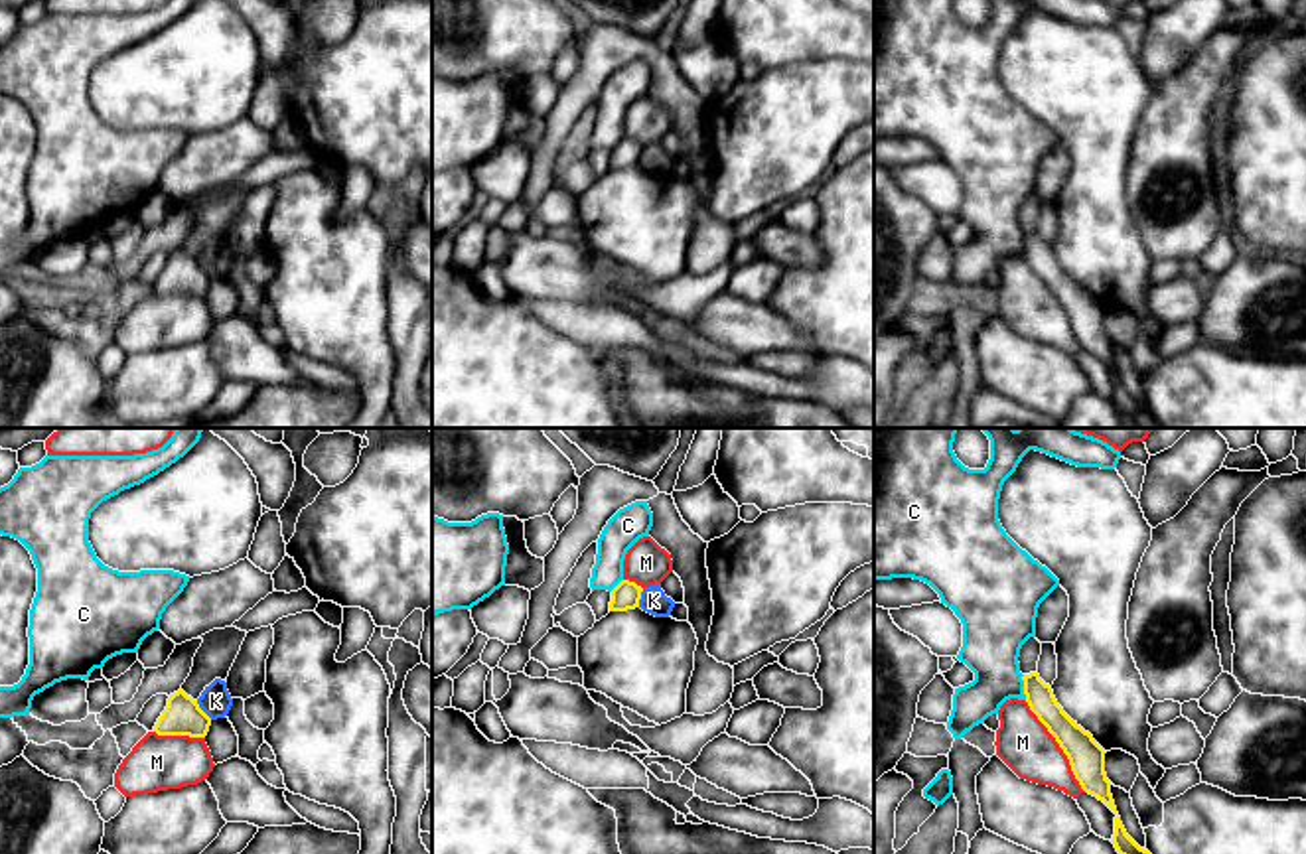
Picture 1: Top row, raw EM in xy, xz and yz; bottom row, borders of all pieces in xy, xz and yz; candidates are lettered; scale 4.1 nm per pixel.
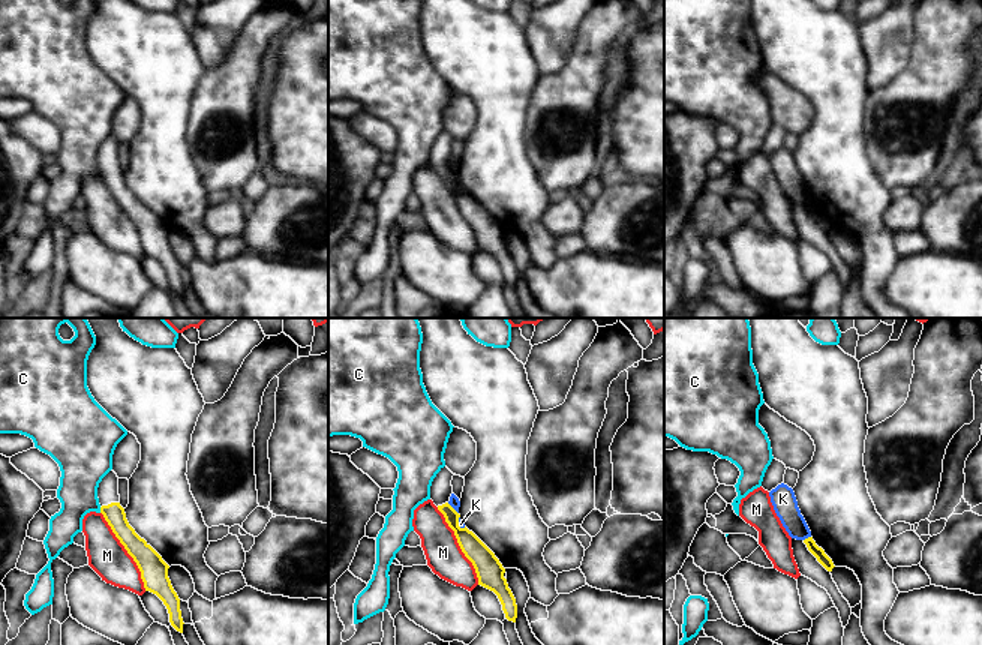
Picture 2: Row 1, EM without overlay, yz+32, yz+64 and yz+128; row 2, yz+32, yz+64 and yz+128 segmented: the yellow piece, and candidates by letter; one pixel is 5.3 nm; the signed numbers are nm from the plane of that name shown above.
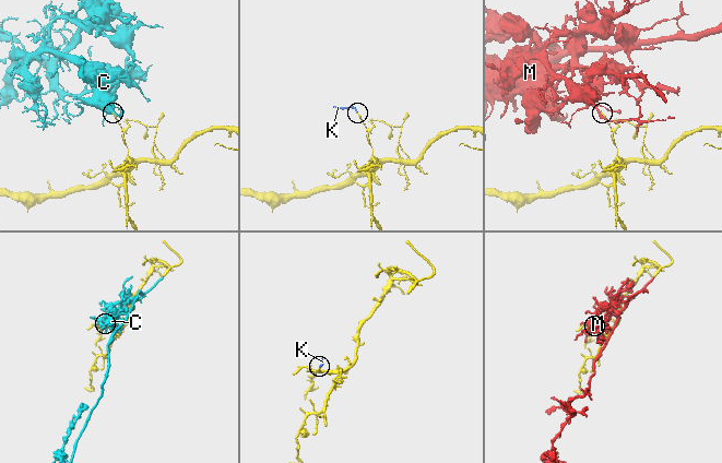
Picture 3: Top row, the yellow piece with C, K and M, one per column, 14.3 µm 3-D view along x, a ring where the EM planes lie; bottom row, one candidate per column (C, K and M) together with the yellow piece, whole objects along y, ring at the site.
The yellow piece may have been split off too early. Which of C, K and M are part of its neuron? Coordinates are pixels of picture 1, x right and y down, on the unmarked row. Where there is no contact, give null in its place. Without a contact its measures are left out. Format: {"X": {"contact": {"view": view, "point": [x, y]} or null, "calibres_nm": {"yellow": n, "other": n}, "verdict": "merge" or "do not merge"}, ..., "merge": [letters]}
{"C": {"contact": {"view": "yz", "point": [1024, 245]}, "calibres_nm": {"yellow": 120, "other": 260}, "verdict": "do not merge"}, "K": {"contact": {"view": "xy", "point": [202, 269]}, "calibres_nm": {"yellow": 160, "other": 130}, "verdict": "do not merge"}, "M": {"contact": {"view": "yz", "point": [1060, 304]}, "calibres_nm": {"yellow": 150, "other": 220}, "verdict": "do not merge"}, "merge": []}

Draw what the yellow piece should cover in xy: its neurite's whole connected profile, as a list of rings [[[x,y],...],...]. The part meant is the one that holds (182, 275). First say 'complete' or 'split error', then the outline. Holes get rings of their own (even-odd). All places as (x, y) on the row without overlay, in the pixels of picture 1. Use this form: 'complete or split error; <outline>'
complete; [[[181,247],[168,256],[168,264],[158,276],[152,290],[158,294],[205,296],[211,276],[199,266],[197,258]]]

